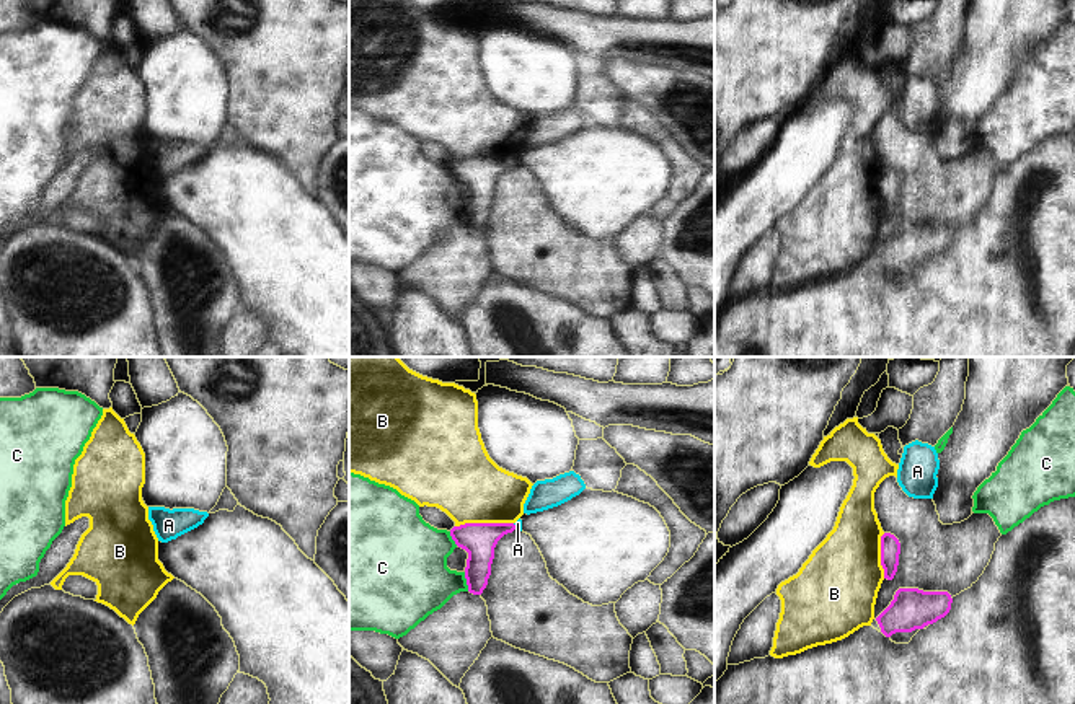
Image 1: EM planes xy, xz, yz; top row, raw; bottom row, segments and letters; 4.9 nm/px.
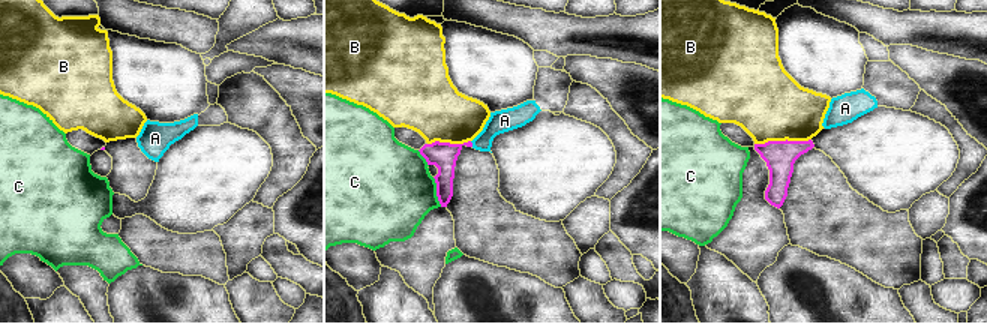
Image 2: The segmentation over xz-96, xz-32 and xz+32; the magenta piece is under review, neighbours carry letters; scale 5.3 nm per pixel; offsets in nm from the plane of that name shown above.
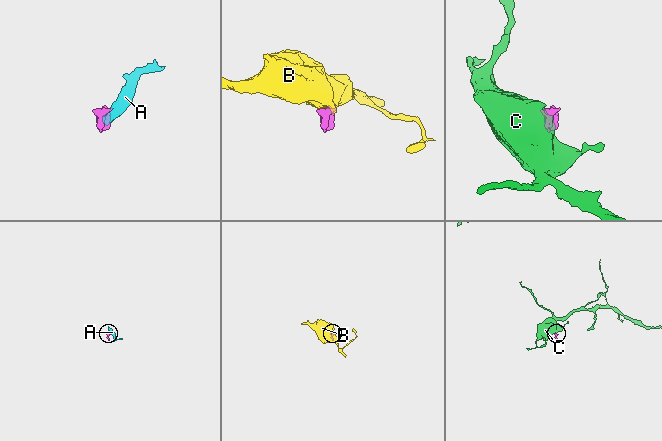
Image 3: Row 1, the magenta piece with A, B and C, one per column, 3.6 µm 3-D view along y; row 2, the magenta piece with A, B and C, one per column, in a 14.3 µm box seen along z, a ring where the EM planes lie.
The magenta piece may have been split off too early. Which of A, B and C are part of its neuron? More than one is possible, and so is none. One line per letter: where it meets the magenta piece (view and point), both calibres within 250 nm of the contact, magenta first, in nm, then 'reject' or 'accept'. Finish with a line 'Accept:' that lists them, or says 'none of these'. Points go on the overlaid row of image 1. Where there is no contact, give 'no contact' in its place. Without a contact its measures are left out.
A: xz (514, 527) | 170/40 nm | reject
B: xz (483, 523) | 170/360 nm | reject
C: xz (467, 582) | 170/340 nm | reject
Accept: none of these

